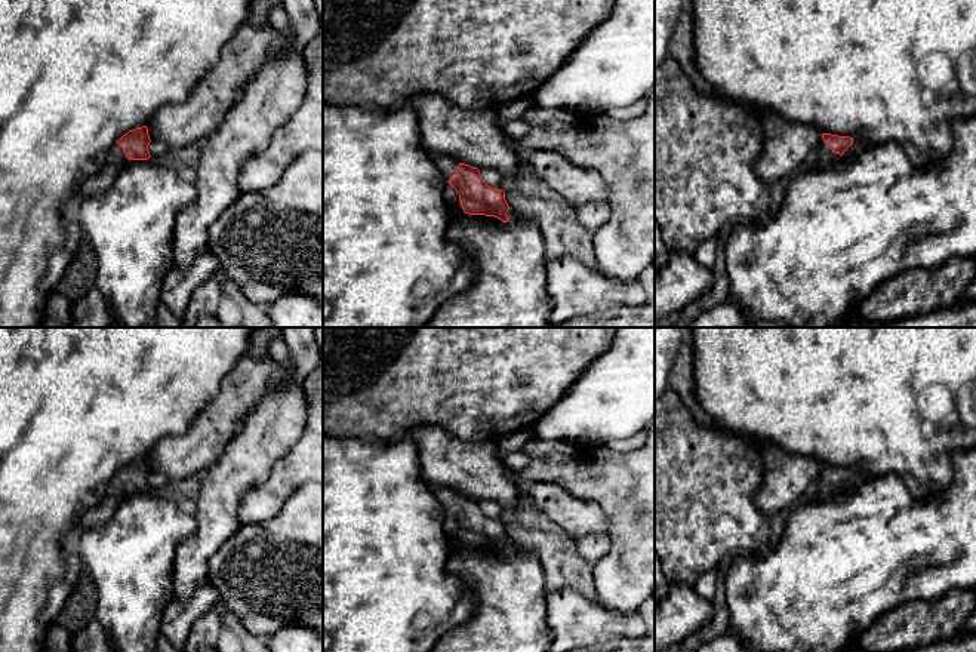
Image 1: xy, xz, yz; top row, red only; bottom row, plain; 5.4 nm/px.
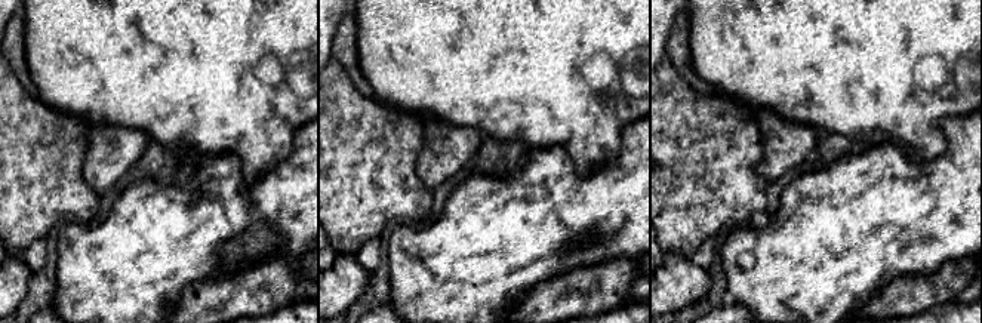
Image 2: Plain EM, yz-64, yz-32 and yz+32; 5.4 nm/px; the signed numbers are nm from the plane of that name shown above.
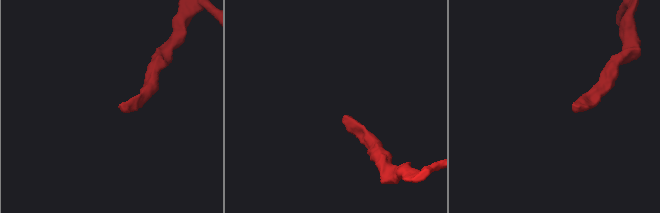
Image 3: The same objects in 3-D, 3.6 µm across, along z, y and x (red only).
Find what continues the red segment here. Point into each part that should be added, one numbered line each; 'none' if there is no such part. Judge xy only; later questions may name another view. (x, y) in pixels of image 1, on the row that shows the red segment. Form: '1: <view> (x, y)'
1: xy (116, 160)

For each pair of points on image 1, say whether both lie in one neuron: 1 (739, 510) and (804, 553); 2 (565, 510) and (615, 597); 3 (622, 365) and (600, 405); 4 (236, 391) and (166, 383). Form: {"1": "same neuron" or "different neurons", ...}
{"1": "different neurons", "2": "different neurons", "3": "same neuron", "4": "different neurons"}

